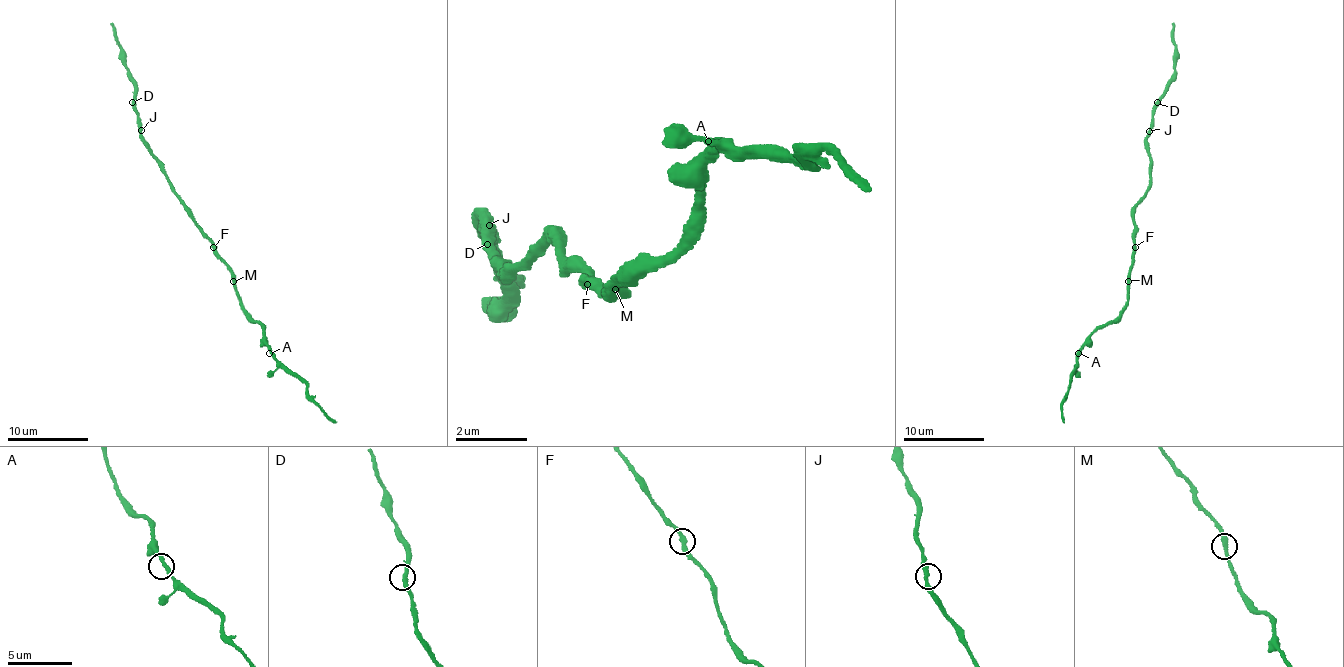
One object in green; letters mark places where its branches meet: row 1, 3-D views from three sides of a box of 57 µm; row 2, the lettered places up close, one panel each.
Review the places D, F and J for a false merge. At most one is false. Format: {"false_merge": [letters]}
{"false_merge": []}

